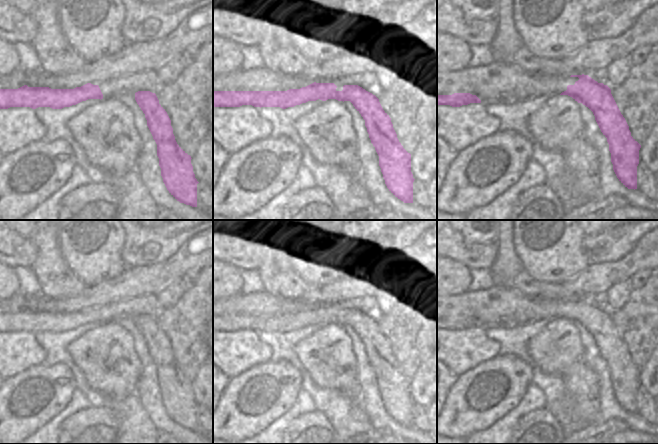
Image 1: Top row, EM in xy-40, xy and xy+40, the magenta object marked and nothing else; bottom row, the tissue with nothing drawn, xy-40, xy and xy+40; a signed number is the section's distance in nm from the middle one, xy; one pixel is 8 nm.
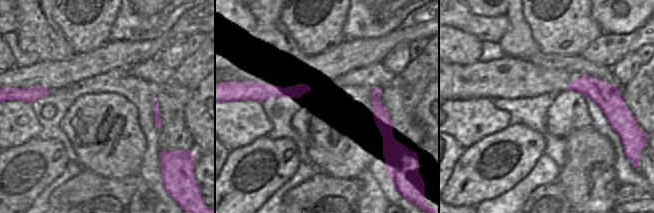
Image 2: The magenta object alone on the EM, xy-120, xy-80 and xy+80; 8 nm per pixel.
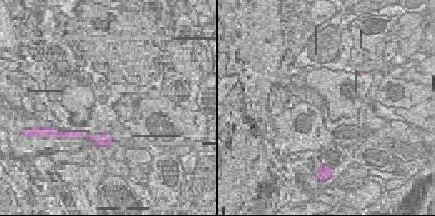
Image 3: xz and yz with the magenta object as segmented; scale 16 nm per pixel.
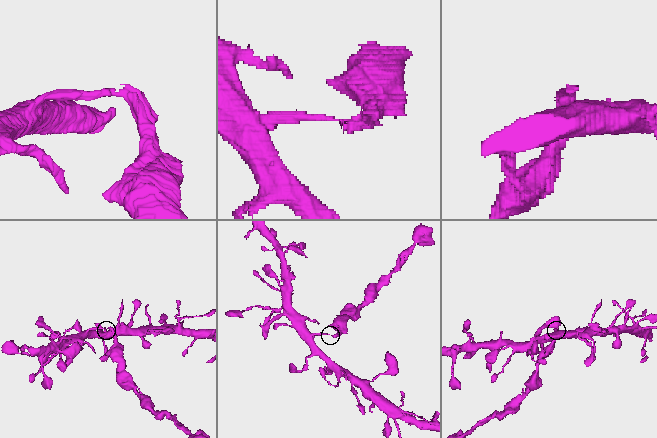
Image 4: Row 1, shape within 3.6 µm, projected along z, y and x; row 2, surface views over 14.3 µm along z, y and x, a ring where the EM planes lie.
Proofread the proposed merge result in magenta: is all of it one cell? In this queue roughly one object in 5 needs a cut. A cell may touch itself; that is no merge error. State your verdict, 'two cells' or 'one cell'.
two cells

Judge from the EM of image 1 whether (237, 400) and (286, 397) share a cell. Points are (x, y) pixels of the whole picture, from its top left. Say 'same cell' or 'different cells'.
same cell

